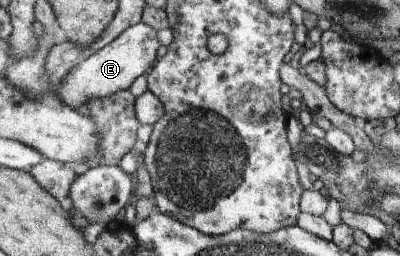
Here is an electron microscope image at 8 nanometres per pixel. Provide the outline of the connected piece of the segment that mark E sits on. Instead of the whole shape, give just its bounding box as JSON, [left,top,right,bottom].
[58,21,161,111]

